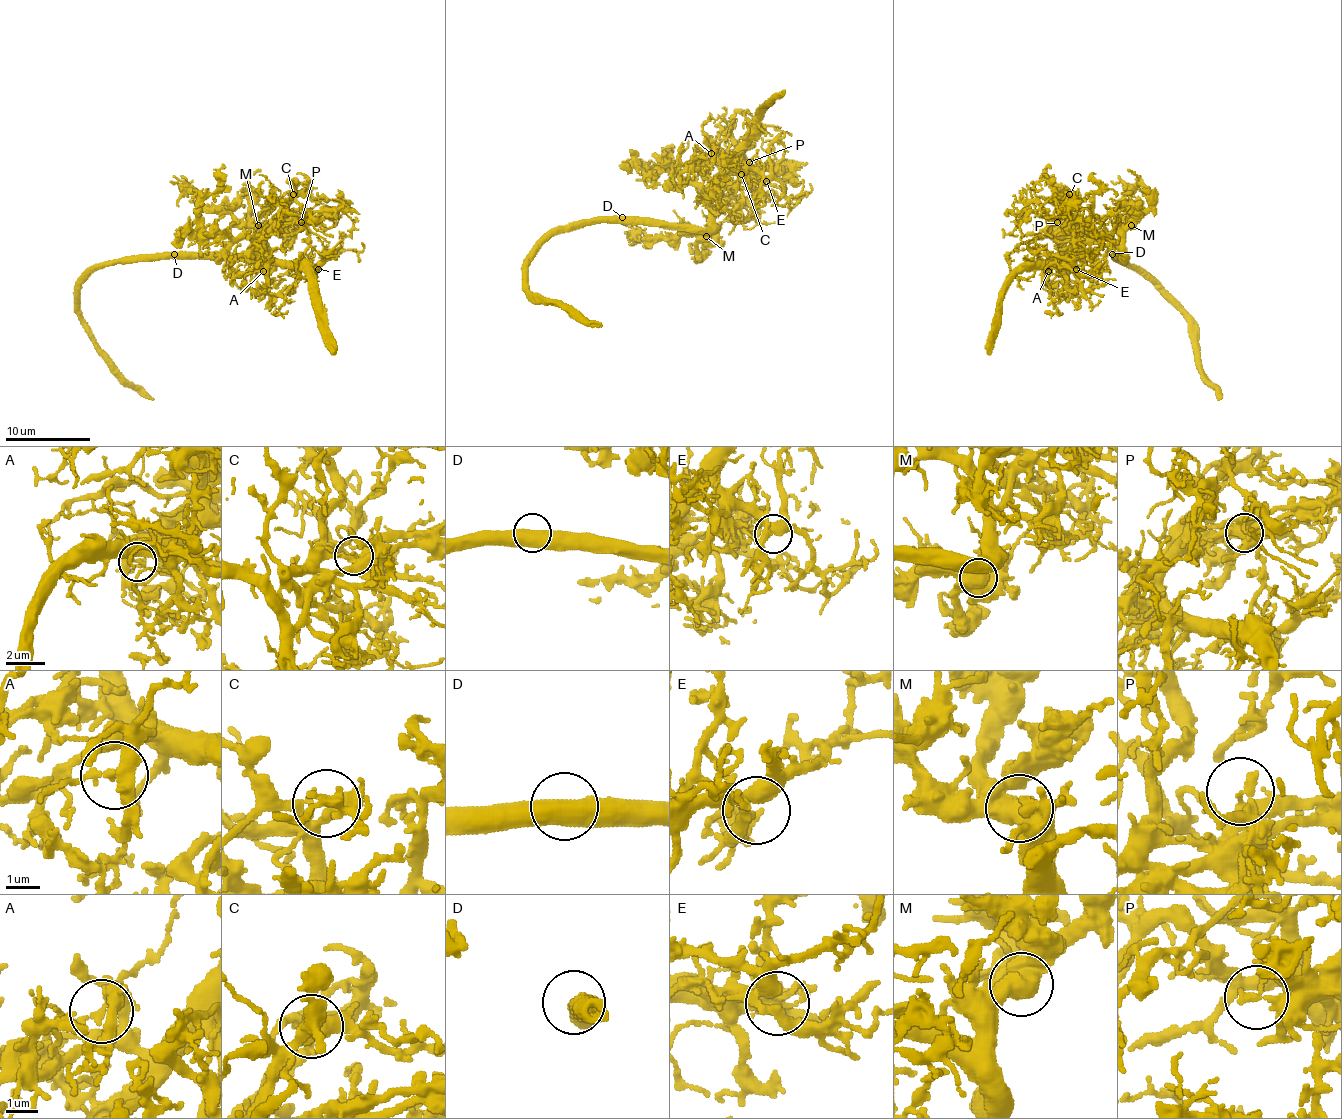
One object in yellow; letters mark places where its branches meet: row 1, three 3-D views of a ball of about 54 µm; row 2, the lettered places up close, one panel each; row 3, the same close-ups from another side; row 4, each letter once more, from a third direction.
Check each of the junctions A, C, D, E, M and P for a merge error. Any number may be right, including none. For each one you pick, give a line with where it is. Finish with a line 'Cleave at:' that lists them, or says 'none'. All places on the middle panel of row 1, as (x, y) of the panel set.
P: (749, 162)
Cleave at: P

